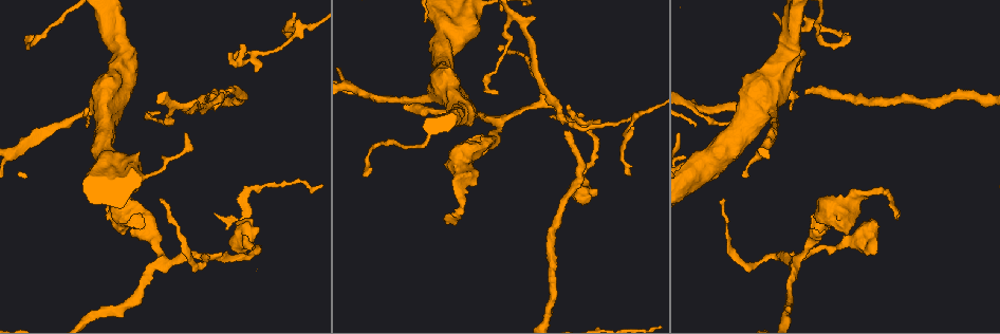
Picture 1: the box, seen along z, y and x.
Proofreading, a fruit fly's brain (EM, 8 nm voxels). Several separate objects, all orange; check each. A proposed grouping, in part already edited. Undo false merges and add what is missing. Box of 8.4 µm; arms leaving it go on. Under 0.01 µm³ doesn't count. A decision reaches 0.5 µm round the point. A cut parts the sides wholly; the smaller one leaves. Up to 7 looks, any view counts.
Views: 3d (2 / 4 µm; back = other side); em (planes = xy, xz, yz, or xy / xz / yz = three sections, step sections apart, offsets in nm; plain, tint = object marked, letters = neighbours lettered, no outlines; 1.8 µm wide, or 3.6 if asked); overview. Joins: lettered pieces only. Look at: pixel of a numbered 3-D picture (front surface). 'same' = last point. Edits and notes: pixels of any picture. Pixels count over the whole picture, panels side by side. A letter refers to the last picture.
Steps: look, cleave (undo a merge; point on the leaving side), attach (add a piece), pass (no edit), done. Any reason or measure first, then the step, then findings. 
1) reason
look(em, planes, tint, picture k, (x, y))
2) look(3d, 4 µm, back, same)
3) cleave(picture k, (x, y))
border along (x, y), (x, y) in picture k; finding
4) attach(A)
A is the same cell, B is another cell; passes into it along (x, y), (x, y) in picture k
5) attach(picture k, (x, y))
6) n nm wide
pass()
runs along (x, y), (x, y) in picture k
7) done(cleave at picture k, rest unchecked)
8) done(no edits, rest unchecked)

end of a long branch
look(3d, 2 µm, picture 1, (592, 195))

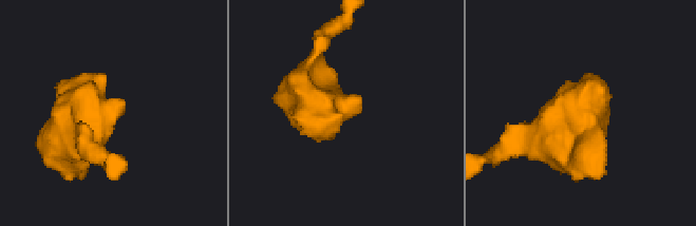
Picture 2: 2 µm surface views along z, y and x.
look(em, xz, step 16, tint, picture 2, (106, 79))

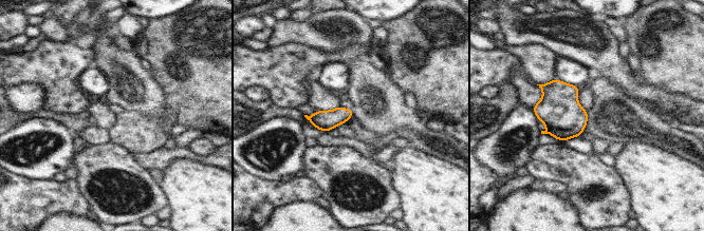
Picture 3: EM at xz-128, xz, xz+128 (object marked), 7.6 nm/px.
another direction
look(em, planes, letters, same)

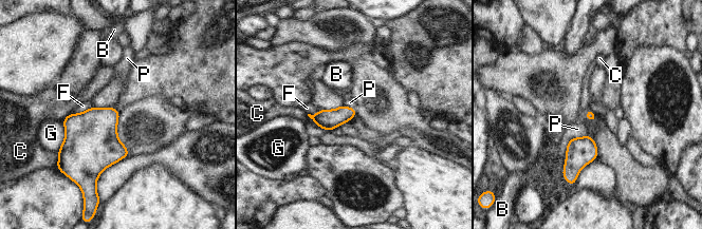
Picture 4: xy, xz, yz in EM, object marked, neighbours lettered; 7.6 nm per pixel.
pass()
B, C, F, G and P are other cells; border along (587, 134), (568, 142), (560, 175) in picture 4; no lettered piece goes on from it

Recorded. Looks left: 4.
long arm stops here
look(em, yz, step 8, letters, picture 1, (228, 95))

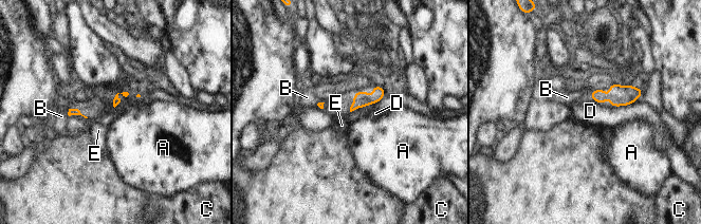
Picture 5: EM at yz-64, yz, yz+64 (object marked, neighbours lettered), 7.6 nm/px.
pass()
A, B, C, D and E are other cells; border along (634, 101), (628, 105), (609, 106) in picture 5; no lettered piece goes on from it

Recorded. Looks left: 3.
tapers out
look(3d, 4 µm, picture 1, (448, 222))

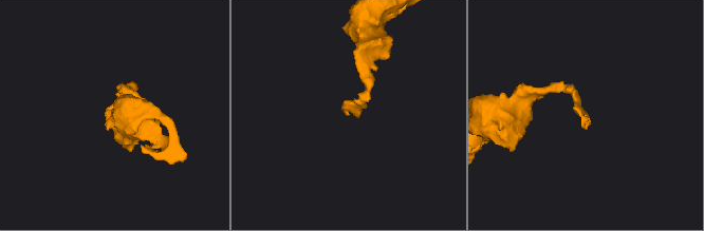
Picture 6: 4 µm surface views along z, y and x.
shape alone is not enough
look(em, planes, letters, picture 6, (583, 128))

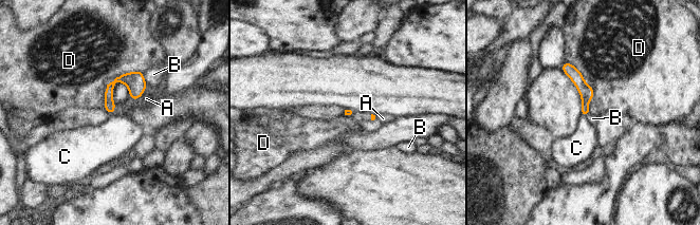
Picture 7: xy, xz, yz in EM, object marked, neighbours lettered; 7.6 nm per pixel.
D touches over 440 nm
pass()
A, B, C and D are other cells; none of them fits

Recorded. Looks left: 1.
done(no edits, rest unchecked)

